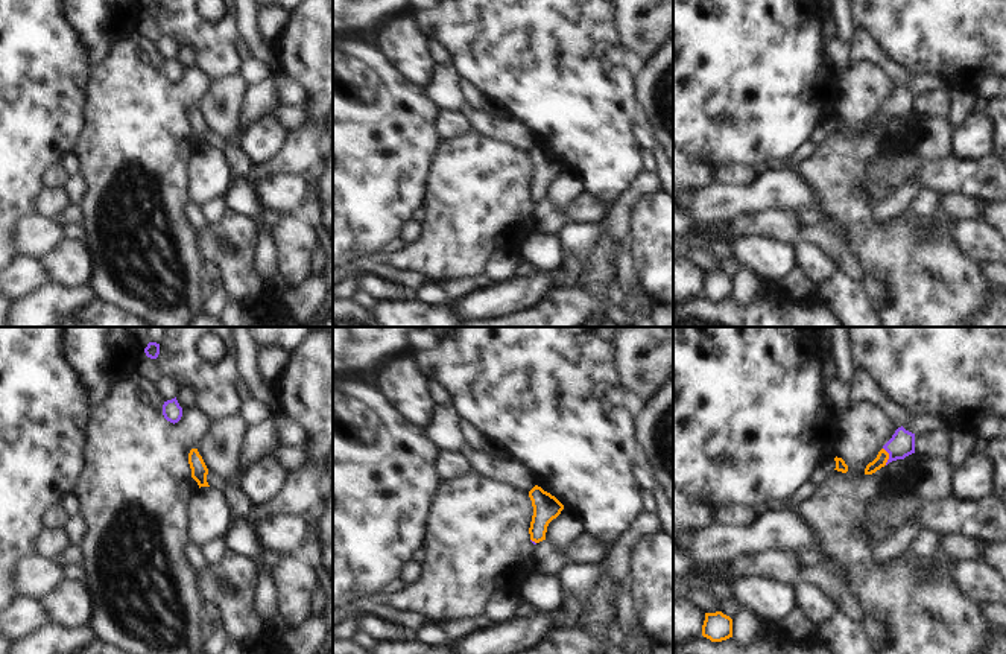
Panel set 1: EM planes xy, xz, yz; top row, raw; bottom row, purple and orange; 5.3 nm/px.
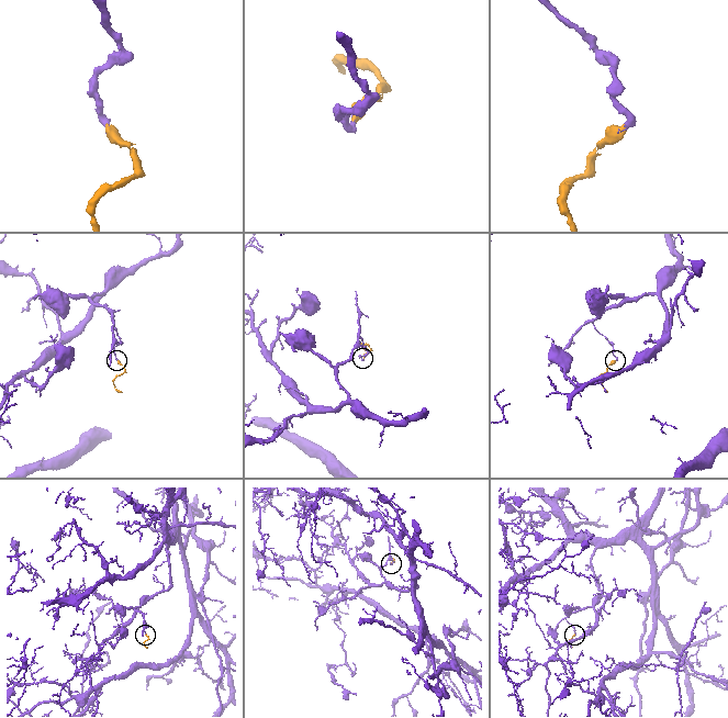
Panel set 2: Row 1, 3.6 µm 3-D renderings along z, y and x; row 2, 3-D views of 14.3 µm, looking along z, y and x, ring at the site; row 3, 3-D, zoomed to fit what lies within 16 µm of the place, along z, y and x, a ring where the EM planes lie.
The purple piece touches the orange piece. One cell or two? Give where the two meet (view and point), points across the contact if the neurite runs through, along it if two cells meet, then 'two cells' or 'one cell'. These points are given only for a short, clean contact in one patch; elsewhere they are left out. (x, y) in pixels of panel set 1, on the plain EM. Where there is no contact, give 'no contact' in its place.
yz (889, 116) | across yz (901, 104), (889, 116), (882, 117) | one cell

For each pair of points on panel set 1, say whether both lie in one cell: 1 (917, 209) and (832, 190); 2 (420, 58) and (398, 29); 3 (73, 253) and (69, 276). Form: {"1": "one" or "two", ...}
{"1": "two", "2": "one", "3": "one"}

